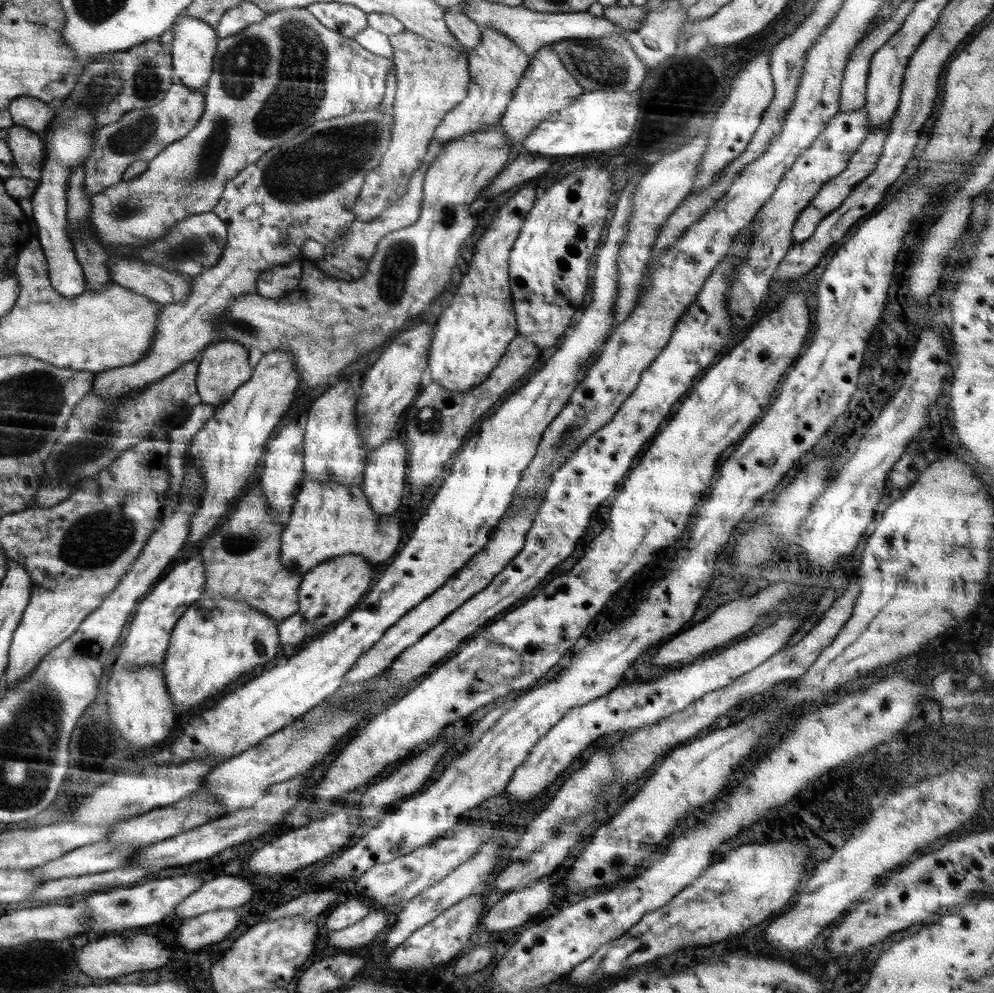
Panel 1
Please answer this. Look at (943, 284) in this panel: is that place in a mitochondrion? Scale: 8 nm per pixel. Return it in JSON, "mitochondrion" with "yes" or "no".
{"mitochondrion":"no"}

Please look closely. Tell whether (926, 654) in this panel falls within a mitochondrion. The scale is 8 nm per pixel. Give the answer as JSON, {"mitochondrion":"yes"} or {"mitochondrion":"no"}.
{"mitochondrion":"no"}

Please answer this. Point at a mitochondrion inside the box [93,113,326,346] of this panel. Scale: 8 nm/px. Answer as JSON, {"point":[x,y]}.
{"point":[193,247]}

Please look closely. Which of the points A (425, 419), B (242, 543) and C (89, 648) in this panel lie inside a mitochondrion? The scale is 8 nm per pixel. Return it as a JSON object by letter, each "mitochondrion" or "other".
{"A":"mitochondrion","B":"mitochondrion","C":"mitochondrion"}

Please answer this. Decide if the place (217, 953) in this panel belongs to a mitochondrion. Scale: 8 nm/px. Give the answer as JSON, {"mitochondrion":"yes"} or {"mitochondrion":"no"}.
{"mitochondrion":"no"}

